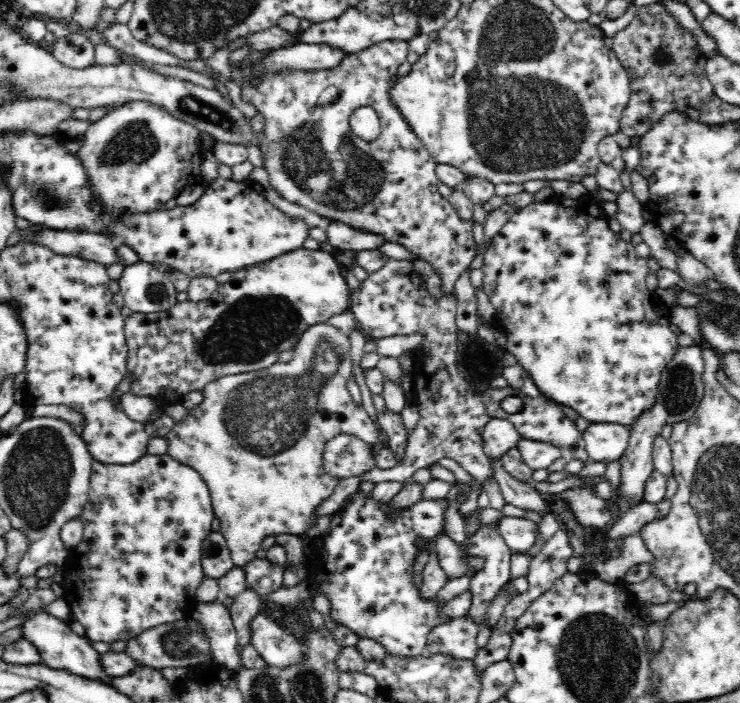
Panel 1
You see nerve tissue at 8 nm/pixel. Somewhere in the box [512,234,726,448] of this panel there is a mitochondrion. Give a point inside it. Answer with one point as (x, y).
(680, 392)

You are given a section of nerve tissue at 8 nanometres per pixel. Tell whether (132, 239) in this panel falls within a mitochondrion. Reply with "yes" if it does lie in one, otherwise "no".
no

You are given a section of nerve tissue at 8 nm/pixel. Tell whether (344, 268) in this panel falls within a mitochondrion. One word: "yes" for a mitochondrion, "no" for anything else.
no

